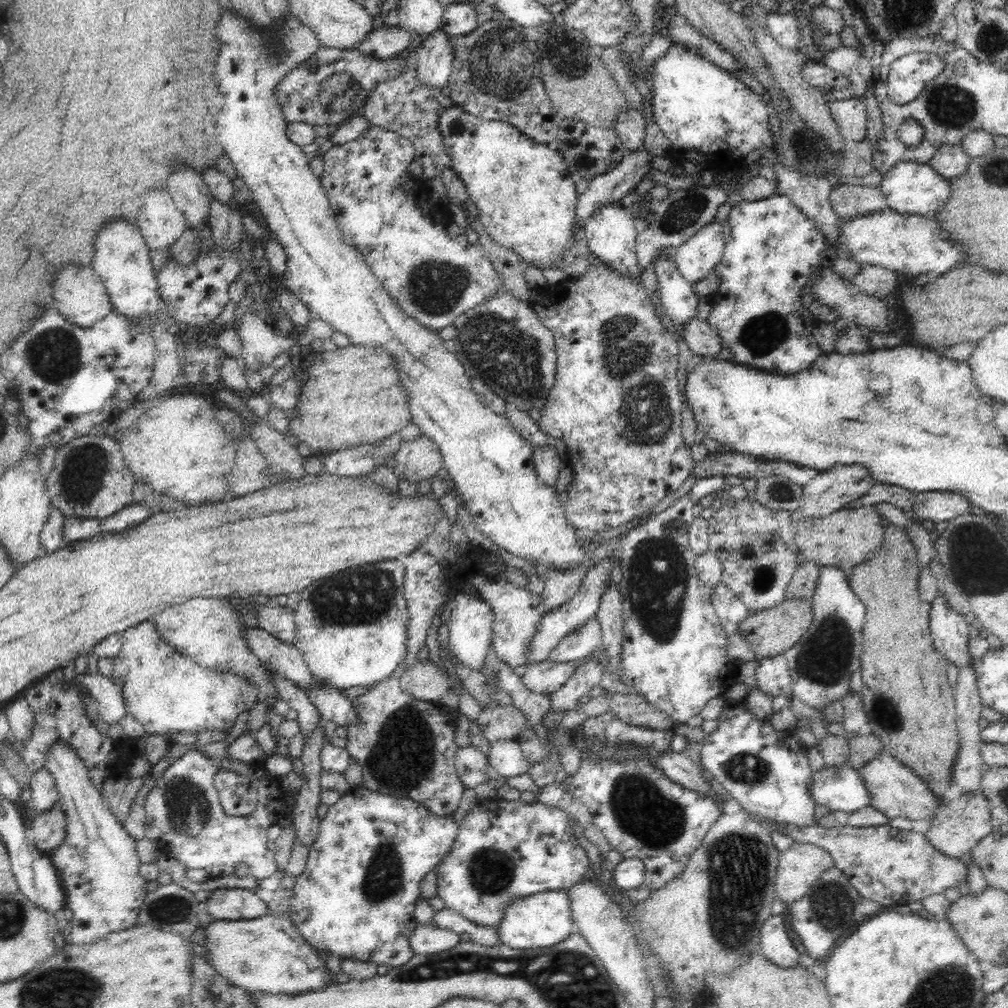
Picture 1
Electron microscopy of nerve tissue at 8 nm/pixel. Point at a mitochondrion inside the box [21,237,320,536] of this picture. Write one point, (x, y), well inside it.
(82, 479)

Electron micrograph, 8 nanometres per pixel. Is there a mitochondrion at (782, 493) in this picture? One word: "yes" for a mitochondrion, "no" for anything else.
yes

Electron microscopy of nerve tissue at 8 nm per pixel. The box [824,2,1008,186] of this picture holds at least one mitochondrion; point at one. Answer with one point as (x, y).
(953, 107)

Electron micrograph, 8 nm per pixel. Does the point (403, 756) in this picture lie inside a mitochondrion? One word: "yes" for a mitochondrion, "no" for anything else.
yes

